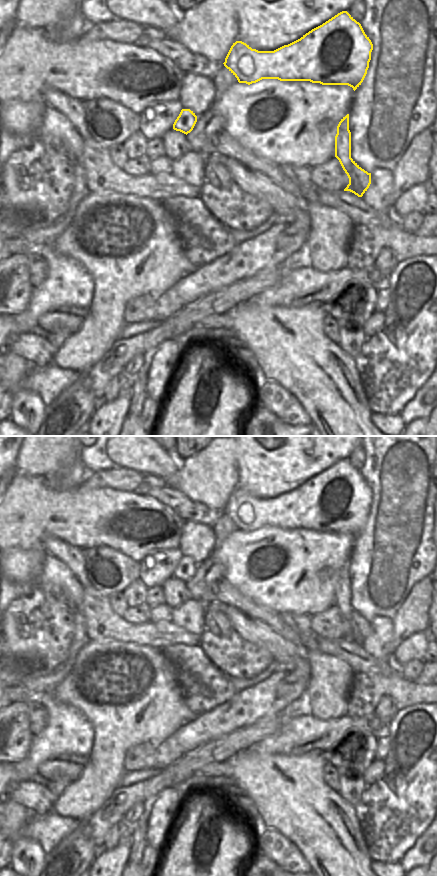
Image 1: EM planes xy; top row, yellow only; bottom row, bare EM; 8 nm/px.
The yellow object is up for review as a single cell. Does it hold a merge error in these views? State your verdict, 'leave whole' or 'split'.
leave whole

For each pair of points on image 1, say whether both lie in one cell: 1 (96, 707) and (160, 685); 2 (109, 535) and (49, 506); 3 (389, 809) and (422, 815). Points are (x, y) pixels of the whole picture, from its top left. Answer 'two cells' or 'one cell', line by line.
1: one cell
2: one cell
3: one cell

